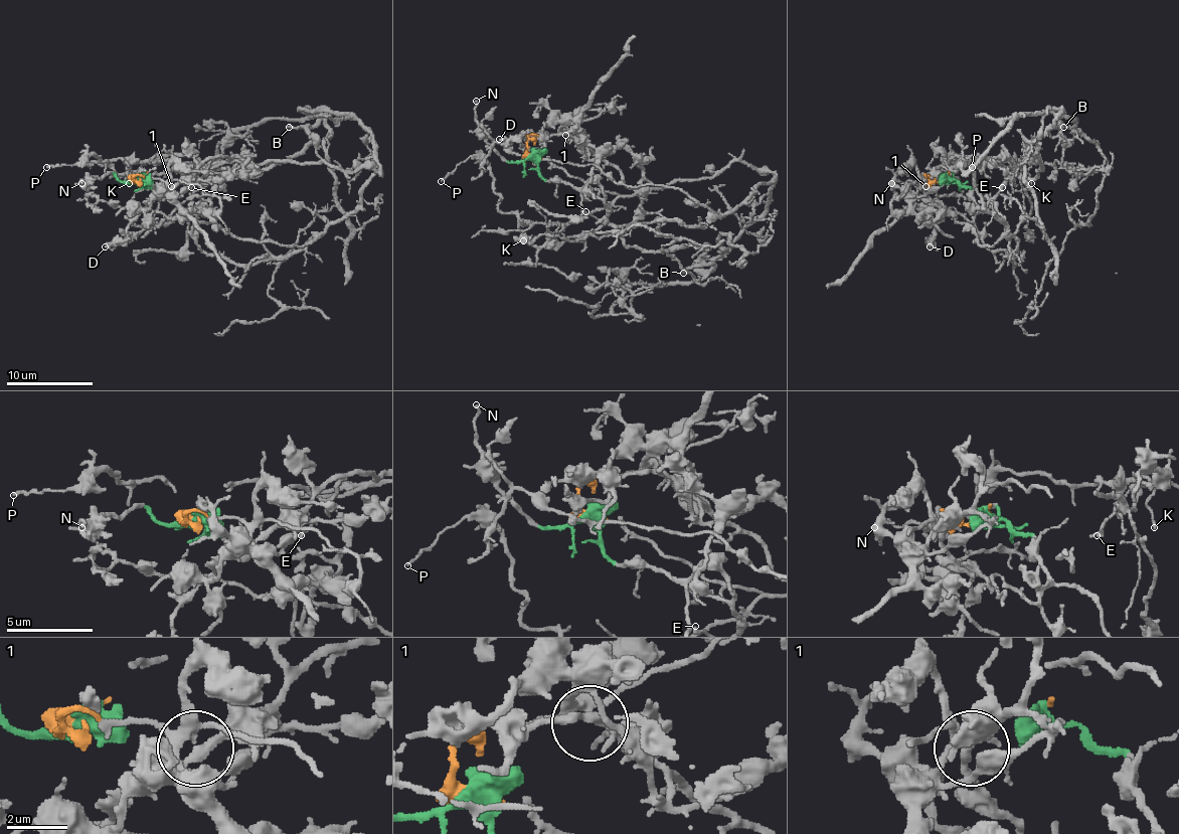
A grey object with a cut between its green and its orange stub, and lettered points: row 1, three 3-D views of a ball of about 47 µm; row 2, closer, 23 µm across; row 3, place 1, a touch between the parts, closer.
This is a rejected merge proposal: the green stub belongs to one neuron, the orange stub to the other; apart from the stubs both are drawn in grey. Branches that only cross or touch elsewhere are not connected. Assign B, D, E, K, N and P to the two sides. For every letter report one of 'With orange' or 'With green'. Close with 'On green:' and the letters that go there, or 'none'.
B: With green
D: With green
E: With green
K: With green
N: With green
P: With green
On green: B, D, E, K, N, P

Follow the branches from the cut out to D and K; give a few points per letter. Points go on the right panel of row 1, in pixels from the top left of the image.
D: (946, 177), (971, 190), (974, 212), (1016, 166), (956, 156), (923, 192), (939, 207), (931, 246)
K: (946, 177), (971, 190), (978, 209), (974, 212), (1027, 156), (1036, 162), (1027, 171), (1031, 184)

